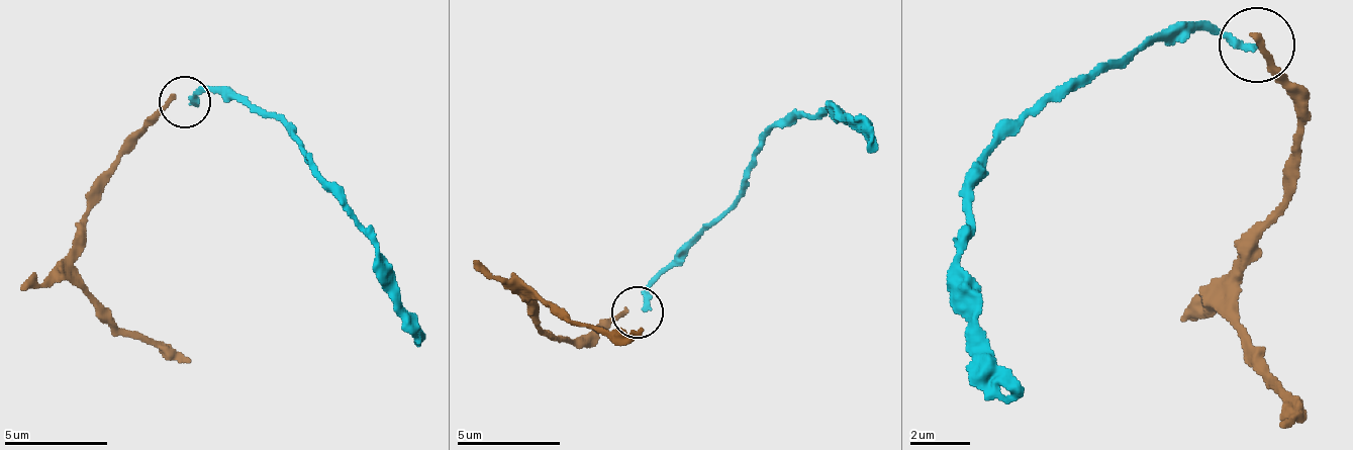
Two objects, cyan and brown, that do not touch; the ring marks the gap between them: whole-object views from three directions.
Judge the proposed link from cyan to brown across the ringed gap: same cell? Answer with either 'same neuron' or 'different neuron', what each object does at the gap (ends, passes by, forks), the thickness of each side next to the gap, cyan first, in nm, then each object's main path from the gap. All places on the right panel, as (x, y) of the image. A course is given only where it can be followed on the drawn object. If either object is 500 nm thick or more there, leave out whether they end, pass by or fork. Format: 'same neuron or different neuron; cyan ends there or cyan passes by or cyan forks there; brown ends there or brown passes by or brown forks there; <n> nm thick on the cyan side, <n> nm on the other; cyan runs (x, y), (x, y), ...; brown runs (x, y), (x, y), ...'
different neuron; cyan ends there; brown ends there; 260 nm thick on the cyan side, 240 nm on the other; cyan runs (1258, 47), (1229, 47), (1214, 31), (1153, 31), (1055, 92), (986, 160), (956, 258), (956, 310), (1009, 401); brown runs (1258, 38), (1296, 107), (1296, 175), (1258, 236), (1236, 303), (1244, 349), (1273, 379), (1288, 425)

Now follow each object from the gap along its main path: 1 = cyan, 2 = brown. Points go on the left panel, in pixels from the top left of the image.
1: (189, 103), (200, 93), (240, 93), (292, 133), (375, 247), (380, 283), (421, 345)
2: (174, 98), (132, 145), (102, 190), (81, 232), (76, 278), (122, 330), (189, 361)

